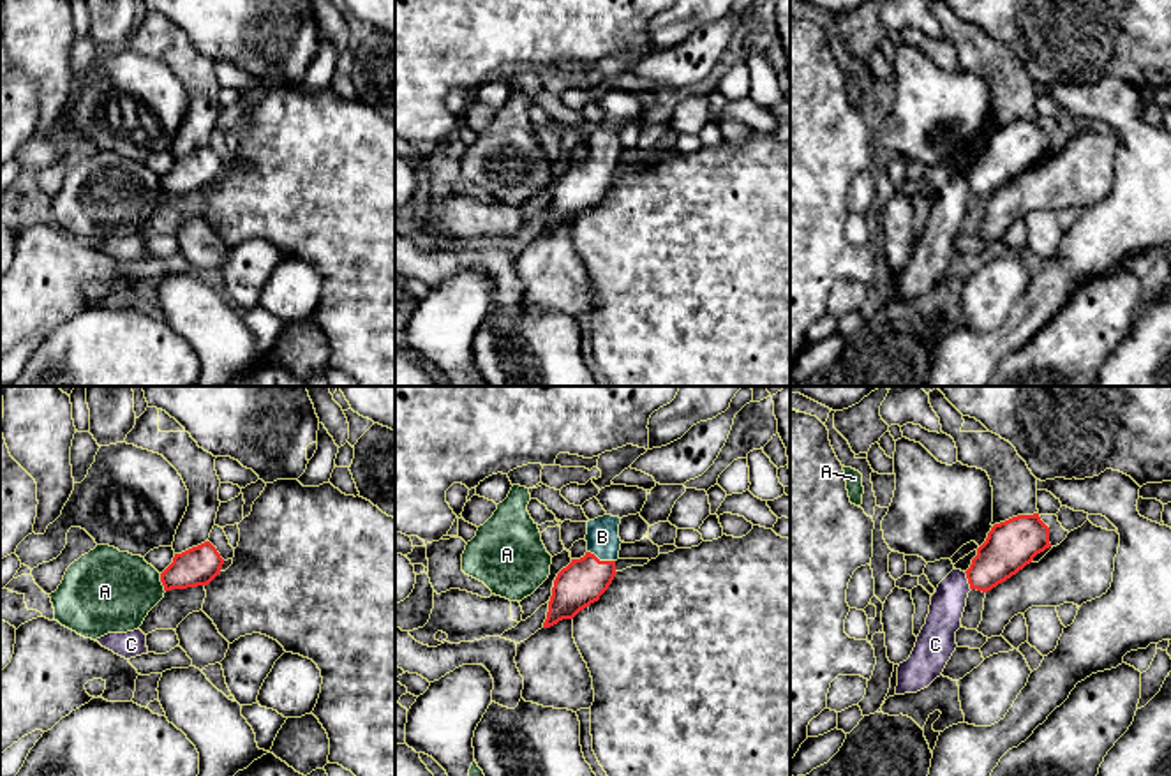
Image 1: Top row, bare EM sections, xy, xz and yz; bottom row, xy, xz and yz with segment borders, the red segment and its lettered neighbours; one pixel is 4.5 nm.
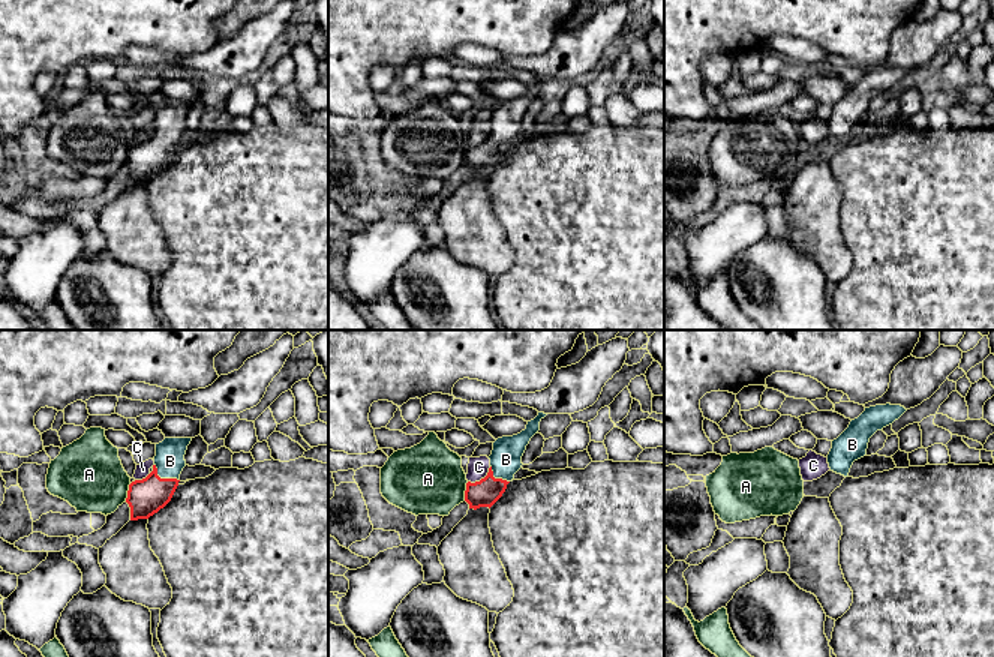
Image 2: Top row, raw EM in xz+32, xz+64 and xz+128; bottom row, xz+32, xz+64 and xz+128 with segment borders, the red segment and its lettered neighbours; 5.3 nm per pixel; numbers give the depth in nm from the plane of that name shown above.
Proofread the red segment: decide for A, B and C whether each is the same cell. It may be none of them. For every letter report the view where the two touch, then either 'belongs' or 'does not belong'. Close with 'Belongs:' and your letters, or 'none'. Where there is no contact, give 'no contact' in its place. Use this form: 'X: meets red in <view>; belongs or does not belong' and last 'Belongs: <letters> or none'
A: meets red in xy; does not belong
B: meets red in xz; does not belong
C: meets red in yz; does not belong
Belongs: none

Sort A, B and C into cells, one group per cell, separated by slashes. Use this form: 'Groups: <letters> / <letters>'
Groups: A / B / C

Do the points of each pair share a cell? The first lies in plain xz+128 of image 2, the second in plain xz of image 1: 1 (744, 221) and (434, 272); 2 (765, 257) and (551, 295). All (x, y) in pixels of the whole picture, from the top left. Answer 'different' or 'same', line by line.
1: different
2: different

